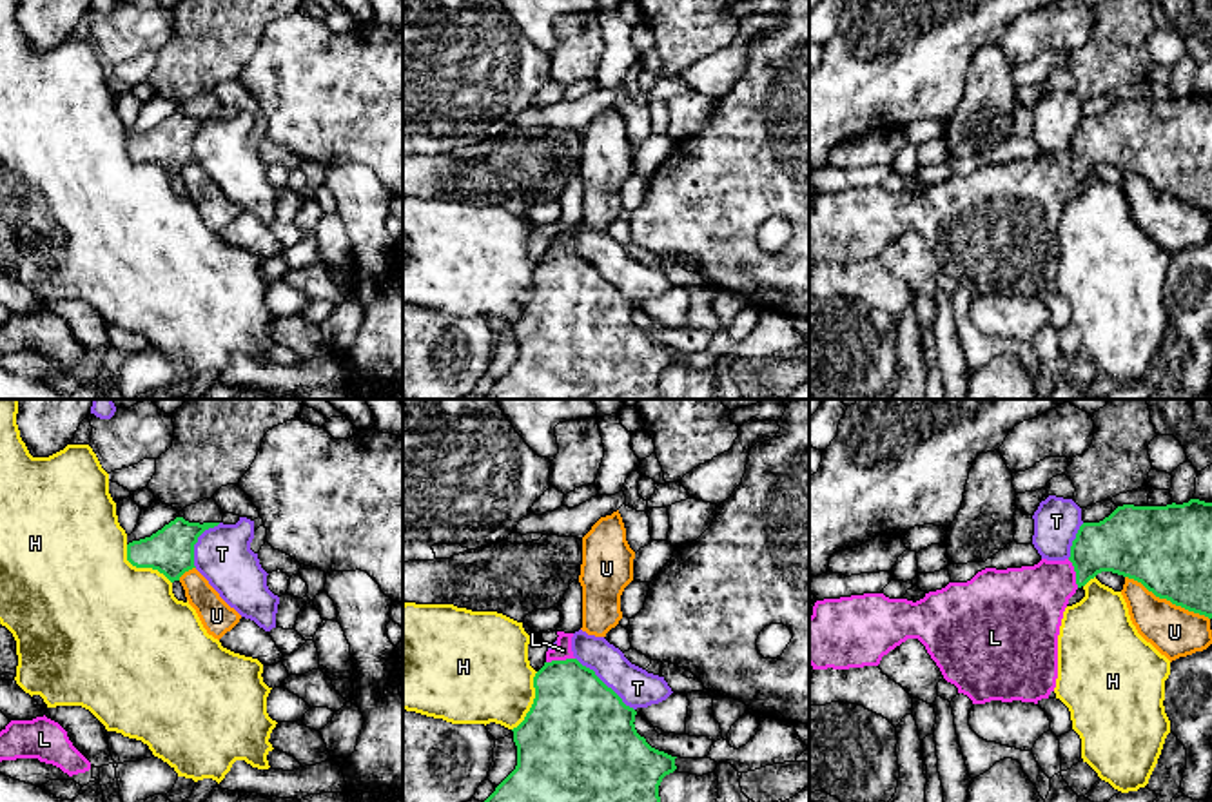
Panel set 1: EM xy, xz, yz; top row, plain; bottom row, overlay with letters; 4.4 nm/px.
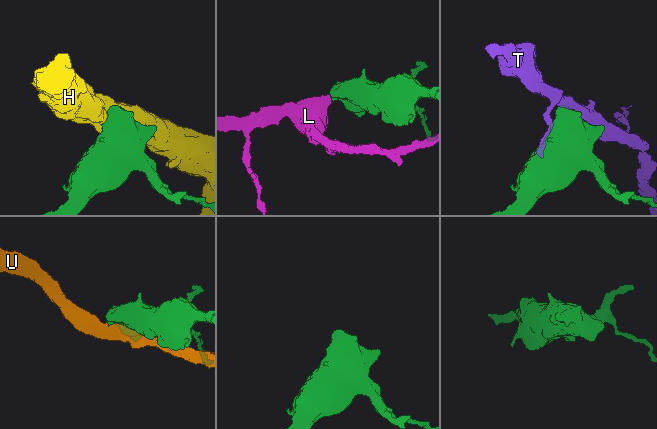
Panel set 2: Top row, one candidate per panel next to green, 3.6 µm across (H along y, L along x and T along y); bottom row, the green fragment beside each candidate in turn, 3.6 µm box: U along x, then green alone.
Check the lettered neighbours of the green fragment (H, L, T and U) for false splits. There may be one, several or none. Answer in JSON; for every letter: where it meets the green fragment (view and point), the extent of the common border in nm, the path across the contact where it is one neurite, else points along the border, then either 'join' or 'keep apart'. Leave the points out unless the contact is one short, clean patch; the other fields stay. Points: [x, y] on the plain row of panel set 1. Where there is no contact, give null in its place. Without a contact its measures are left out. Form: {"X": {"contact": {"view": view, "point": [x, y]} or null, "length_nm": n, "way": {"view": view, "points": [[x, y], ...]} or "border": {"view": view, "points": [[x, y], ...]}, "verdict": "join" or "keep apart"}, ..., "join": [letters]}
{"H": {"contact": {"view": "xy", "point": [142, 160]}, "length_nm": 260, "border": {"view": "xy", "points": [[126, 138], [126, 151], [133, 158], [156, 162], [171, 176]]}, "verdict": "keep apart"}, "L": {"contact": {"view": "xz", "point": [559, 254]}, "length_nm": 130, "way": {"view": "xz", "points": [[574, 309], [559, 254], [563, 244]]}, "verdict": "join"}, "T": {"contact": {"view": "xz", "point": [603, 276]}, "length_nm": 360, "verdict": "keep apart"}, "U": {"contact": {"view": "yz", "point": [1167, 193]}, "length_nm": 420, "verdict": "keep apart"}, "join": ["L"]}

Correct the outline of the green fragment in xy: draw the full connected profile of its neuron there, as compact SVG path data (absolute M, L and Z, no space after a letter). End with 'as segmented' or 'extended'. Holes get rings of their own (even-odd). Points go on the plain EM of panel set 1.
M176 111L151 131L127 138L127 154L136 161L152 161L163 167L171 176L196 161L194 138L198 131L220 116L189 116Z; as segmented

